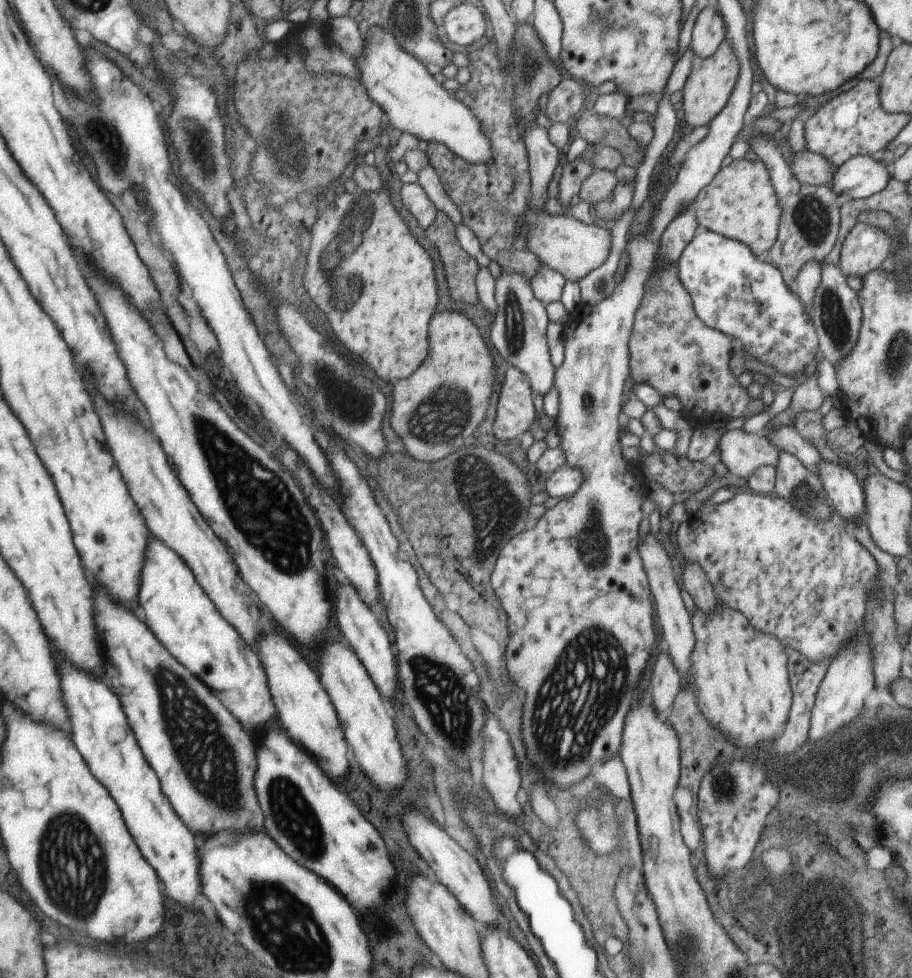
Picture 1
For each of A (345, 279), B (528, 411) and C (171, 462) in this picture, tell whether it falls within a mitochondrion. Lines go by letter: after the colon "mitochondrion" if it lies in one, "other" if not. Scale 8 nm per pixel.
A: mitochondrion
B: other
C: other

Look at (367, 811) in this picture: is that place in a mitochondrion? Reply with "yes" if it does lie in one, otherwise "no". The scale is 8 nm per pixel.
no

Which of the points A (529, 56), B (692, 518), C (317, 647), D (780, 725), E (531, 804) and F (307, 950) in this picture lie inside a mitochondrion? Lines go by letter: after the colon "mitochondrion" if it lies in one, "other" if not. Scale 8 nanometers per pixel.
A: mitochondrion
B: other
C: other
D: other
E: other
F: mitochondrion

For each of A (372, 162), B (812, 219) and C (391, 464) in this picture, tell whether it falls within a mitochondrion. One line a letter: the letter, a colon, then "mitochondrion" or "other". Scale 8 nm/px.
A: other
B: mitochondrion
C: other

